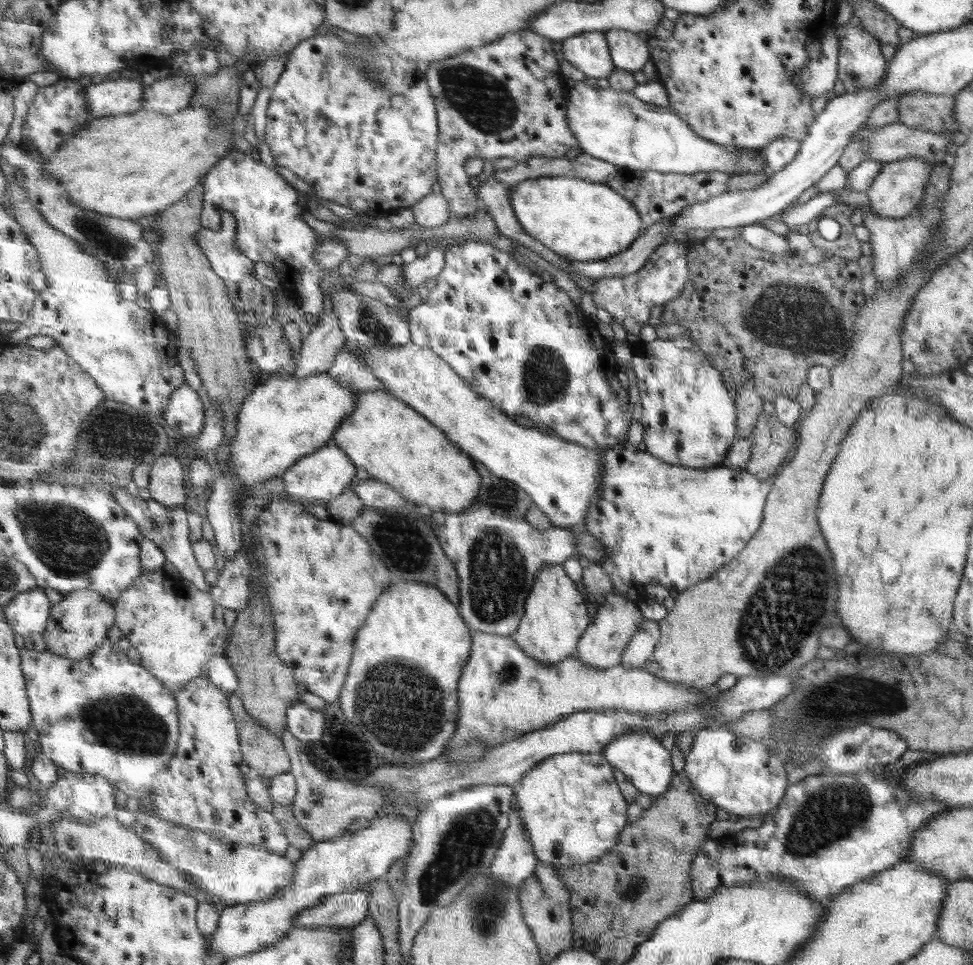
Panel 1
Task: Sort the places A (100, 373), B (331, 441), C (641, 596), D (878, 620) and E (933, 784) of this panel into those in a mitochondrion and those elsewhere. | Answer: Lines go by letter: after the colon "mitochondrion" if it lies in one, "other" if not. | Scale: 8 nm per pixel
A: other
B: other
C: other
D: other
E: other

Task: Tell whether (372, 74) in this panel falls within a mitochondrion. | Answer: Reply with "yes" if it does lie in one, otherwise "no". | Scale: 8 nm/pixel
yes

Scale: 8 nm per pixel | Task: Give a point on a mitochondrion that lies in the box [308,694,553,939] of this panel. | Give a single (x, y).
(466, 841)

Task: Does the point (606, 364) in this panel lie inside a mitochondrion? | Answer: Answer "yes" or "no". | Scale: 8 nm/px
no

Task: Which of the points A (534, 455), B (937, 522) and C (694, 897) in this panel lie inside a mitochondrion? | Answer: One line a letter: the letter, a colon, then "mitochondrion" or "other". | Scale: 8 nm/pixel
A: other
B: other
C: other

